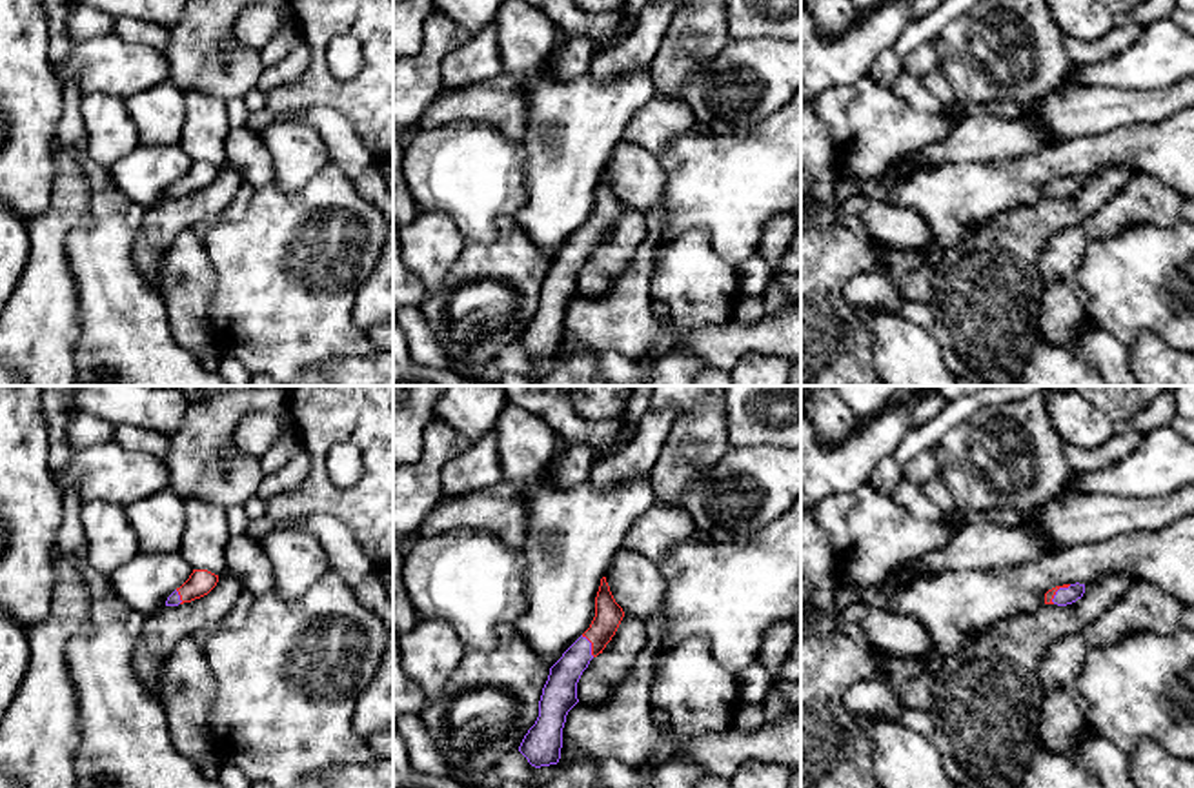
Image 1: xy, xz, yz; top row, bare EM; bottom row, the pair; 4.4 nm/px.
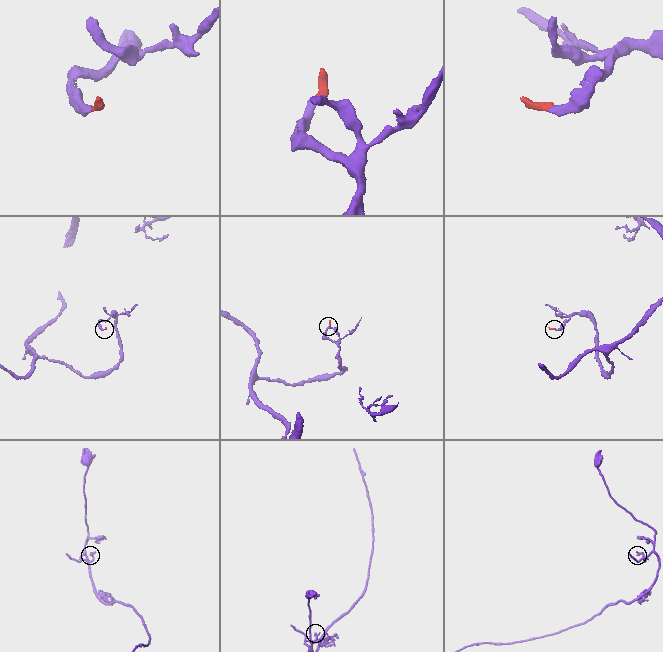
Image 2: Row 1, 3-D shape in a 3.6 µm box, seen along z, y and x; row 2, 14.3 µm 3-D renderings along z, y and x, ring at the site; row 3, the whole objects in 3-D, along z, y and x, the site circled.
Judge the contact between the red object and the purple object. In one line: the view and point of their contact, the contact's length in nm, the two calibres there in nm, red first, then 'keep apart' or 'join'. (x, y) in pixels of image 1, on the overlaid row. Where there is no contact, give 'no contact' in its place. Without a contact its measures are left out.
xz (592, 645) | 110 nm | 120/140 nm | join

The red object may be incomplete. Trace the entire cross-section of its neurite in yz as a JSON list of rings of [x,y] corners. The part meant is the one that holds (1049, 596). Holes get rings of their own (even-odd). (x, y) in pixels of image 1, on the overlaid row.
[[[1063,584],[1048,590],[1045,593],[1045,604],[1067,606],[1081,599],[1085,593],[1085,584]]]

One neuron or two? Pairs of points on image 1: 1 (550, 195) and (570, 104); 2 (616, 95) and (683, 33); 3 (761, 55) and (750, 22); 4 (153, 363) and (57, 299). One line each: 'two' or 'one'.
1: one
2: two
3: two
4: two

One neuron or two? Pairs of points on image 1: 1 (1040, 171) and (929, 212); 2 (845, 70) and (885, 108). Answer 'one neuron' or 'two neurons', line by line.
1: one neuron
2: two neurons

